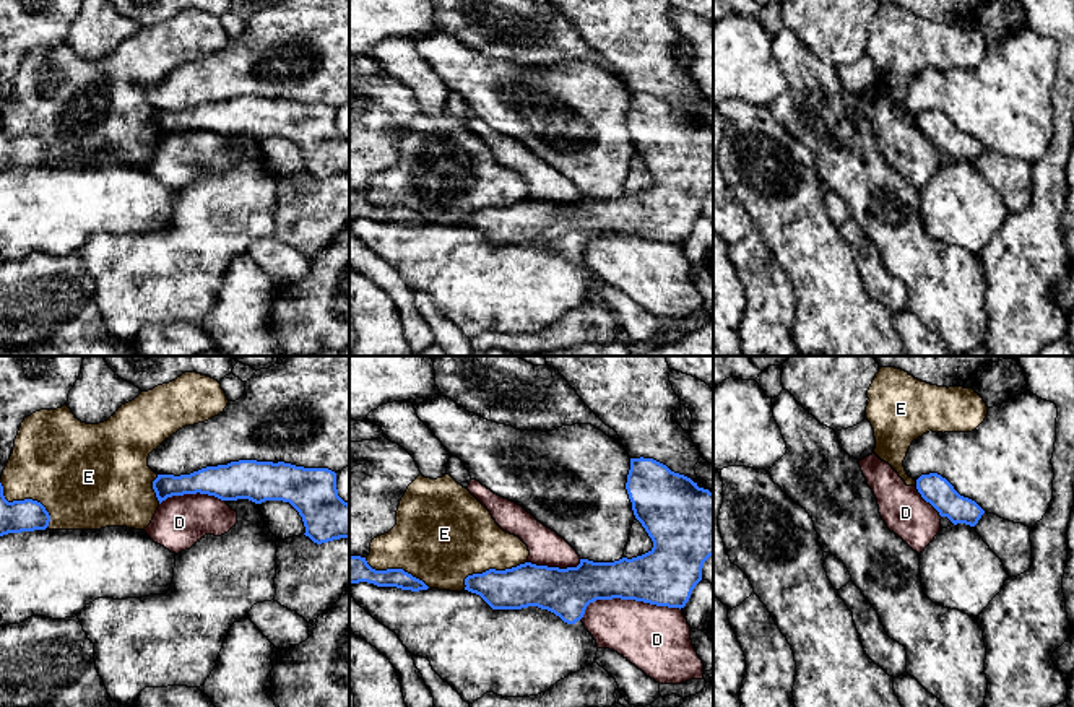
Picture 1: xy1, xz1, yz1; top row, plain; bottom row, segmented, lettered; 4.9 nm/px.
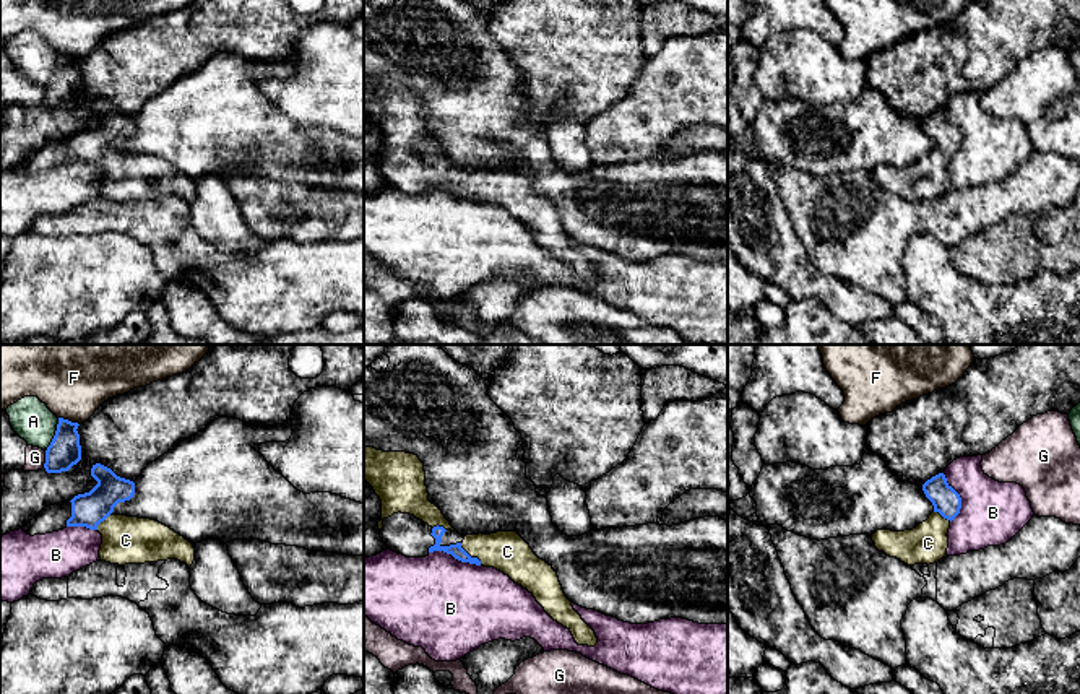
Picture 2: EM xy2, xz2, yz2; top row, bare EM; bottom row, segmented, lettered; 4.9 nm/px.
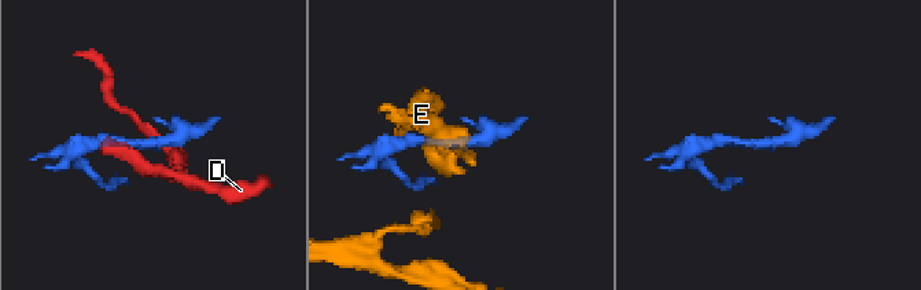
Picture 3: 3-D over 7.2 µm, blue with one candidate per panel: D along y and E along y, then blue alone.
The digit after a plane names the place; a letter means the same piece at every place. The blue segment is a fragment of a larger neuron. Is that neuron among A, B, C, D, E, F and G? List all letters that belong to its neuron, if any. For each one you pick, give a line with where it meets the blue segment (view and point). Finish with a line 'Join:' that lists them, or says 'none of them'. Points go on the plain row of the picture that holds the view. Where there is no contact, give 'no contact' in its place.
C: xz2 (470, 192)
Join: C

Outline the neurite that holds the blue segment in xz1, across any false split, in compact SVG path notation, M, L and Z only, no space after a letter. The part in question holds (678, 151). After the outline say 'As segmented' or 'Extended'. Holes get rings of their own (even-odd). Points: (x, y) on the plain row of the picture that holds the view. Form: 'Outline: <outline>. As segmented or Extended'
Outline: M630 94L626 125L635 154L653 177L653 184L637 193L614 198L580 195L577 203L548 203L531 198L512 205L489 205L465 215L465 226L479 231L492 245L538 242L575 260L596 236L635 236L656 242L684 244L702 216L704 198L713 192L713 128L691 114L671 107L653 94Z. As segmented

